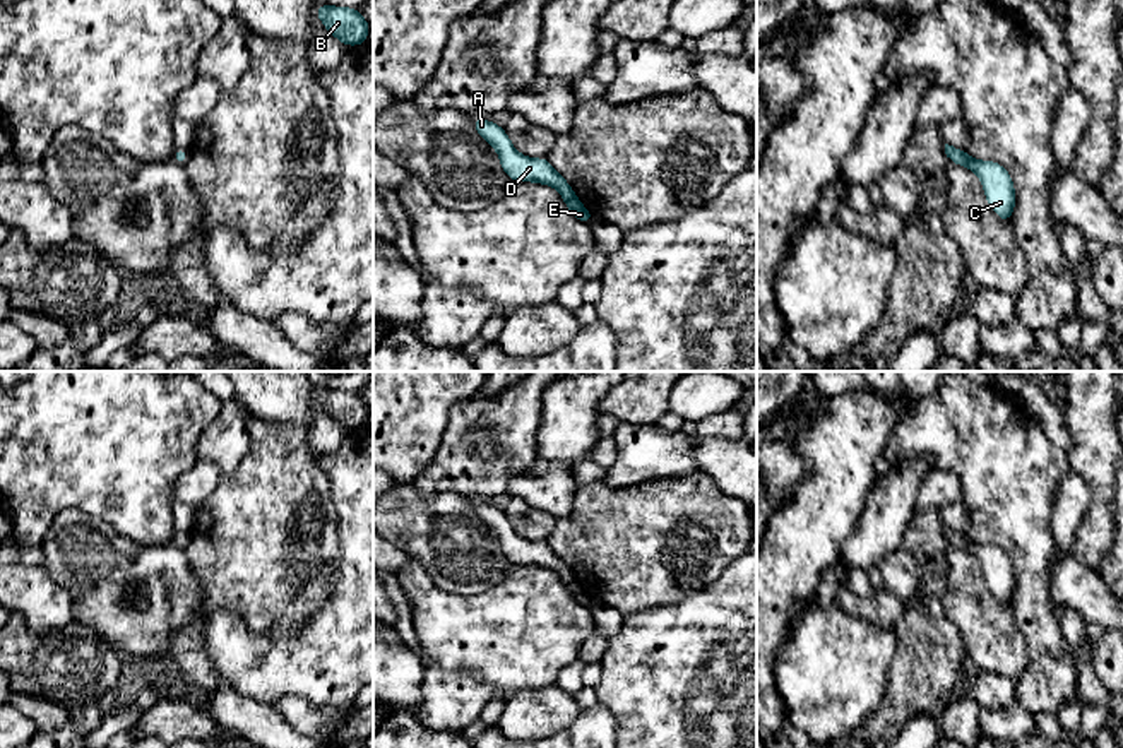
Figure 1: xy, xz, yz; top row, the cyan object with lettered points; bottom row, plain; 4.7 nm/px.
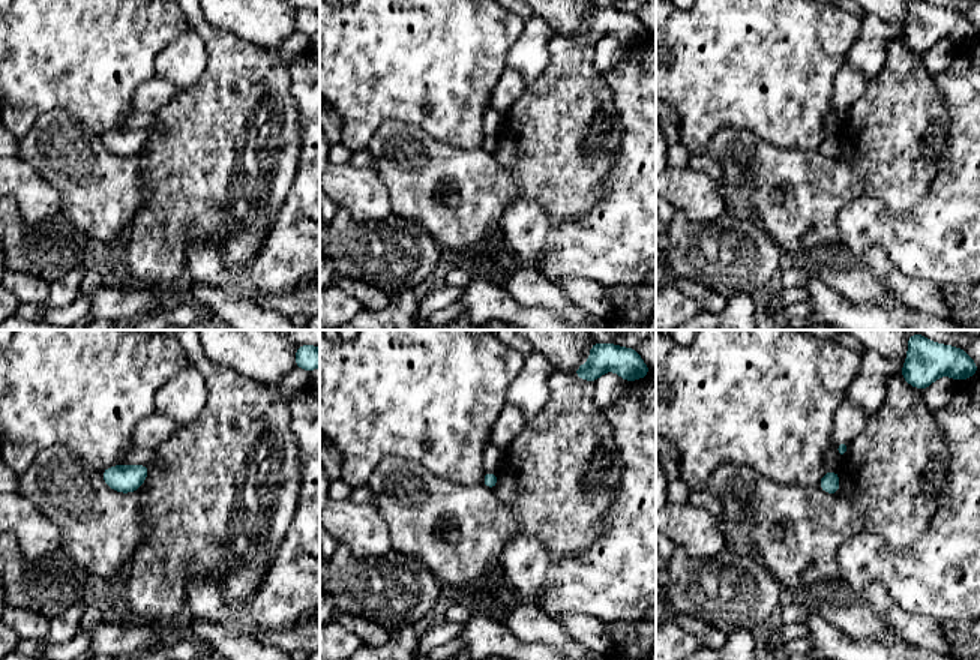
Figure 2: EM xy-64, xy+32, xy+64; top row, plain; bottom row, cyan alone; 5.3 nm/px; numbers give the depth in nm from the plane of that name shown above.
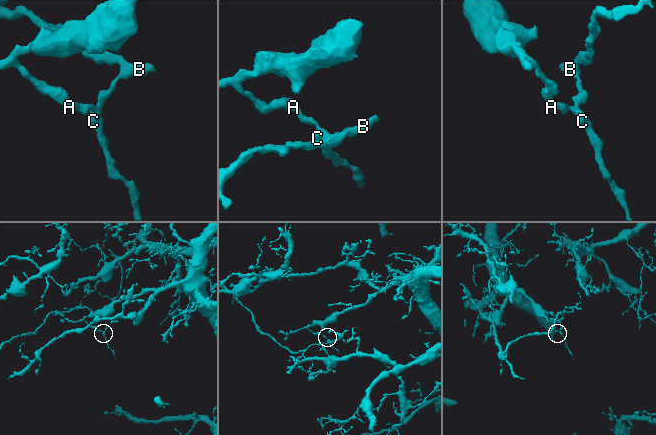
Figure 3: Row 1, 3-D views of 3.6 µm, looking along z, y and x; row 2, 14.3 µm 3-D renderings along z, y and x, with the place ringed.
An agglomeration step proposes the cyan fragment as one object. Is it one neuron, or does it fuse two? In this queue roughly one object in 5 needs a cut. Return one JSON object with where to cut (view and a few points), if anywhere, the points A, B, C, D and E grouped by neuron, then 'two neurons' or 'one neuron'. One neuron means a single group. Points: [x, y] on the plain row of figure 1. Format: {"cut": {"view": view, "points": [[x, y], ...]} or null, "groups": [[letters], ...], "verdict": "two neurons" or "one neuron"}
{"cut": null, "groups": [["A", "B", "C", "D", "E"]], "verdict": "one neuron"}

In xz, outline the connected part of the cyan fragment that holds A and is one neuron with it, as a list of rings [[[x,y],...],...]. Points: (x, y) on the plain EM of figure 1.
[[[474,500],[476,515],[488,524],[498,536],[503,555],[510,563],[536,565],[555,570],[572,599],[591,608],[594,599],[582,589],[567,563],[558,558],[546,541],[531,543],[517,536],[505,514],[491,505]]]

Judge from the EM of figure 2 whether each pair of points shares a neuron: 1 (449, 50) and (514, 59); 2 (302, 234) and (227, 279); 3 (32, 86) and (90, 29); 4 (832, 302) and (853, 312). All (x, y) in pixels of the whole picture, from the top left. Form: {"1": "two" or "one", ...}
{"1": "two", "2": "one", "3": "one", "4": "one"}

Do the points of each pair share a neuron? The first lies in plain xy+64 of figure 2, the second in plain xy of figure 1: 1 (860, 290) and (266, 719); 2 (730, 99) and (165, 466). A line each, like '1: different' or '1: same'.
1: same
2: same

